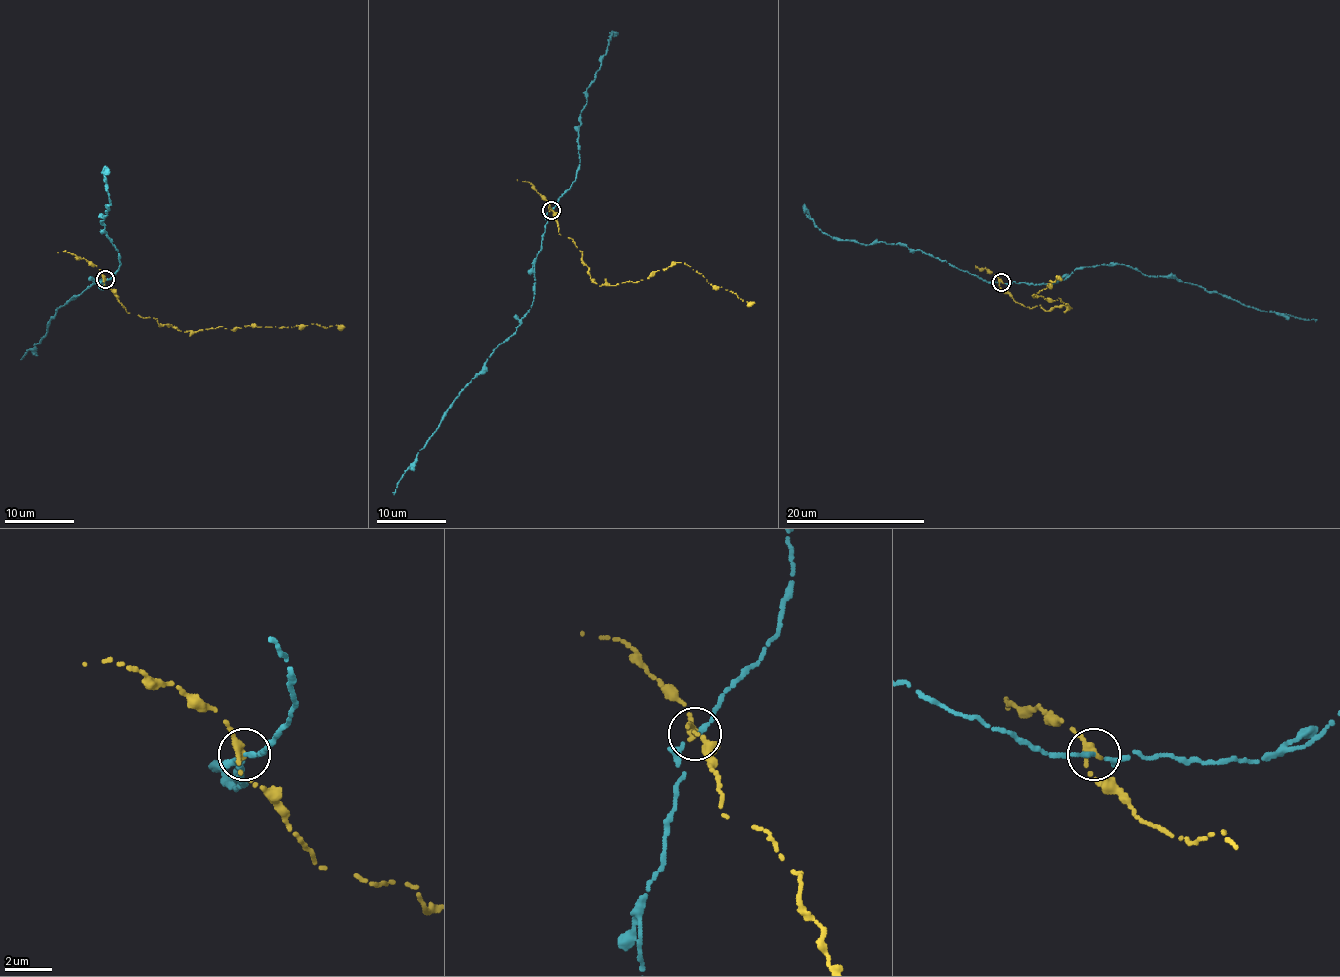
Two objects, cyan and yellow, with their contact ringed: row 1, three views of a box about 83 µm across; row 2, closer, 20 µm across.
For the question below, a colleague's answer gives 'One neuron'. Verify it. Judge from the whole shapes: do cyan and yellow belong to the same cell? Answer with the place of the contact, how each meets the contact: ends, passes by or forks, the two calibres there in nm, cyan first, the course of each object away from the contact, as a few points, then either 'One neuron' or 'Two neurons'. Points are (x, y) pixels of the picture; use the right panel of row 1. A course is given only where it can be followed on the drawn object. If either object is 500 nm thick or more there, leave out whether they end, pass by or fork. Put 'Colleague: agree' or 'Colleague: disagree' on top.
Colleague: disagree
Place: (1001, 282). At the ring cyan passes by. At the ring yellow ends. Thickness 170 nm (cyan) against 360 nm. Course of cyan: (1001, 282), (1050, 285), (1066, 279), (1076, 269), (1117, 263), (1145, 275), (1174, 277), (1262, 311), (1317, 319). Course of yellow: (1001, 282), (1003, 292), (1028, 308), (1070, 308), (1060, 298), (1031, 295), (1057, 277). Two neurons

